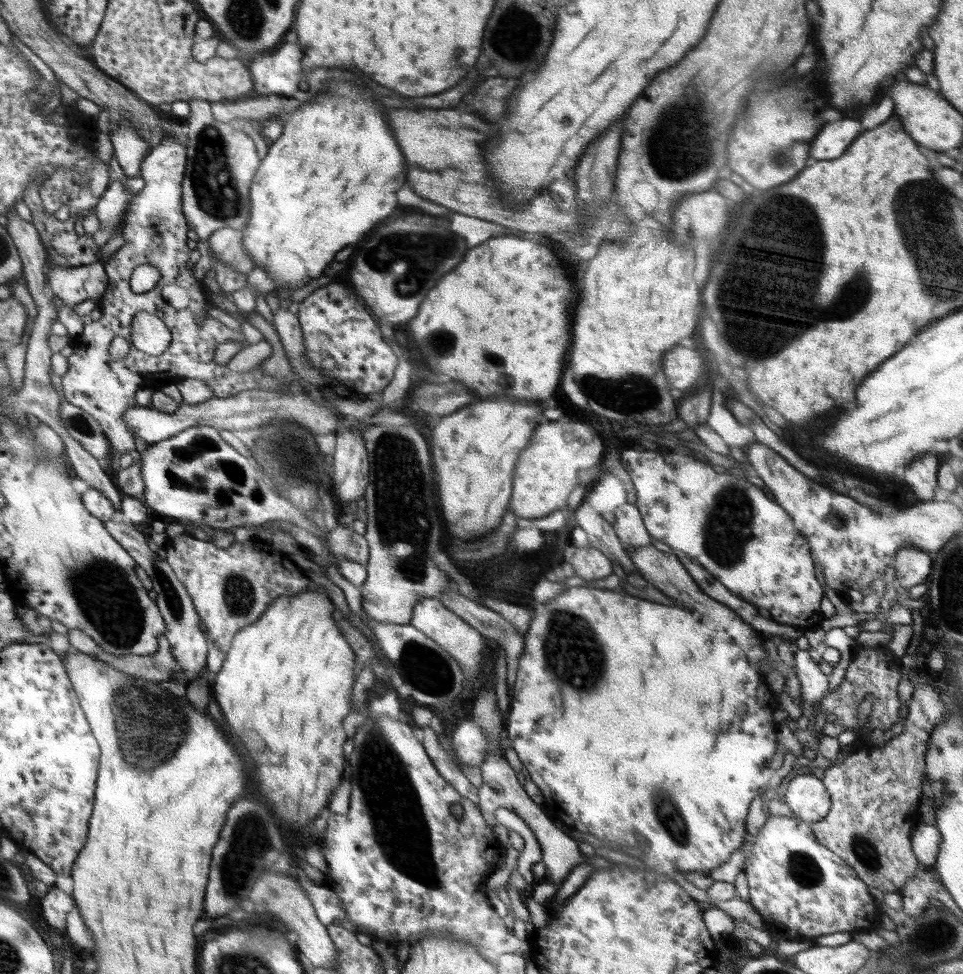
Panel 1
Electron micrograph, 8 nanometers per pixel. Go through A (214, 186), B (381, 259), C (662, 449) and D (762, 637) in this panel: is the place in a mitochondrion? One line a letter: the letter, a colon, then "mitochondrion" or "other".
A: mitochondrion
B: mitochondrion
C: other
D: other

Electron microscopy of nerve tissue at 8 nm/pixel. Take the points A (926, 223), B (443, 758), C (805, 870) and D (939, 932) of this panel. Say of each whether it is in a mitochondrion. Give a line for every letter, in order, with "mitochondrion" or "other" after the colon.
A: mitochondrion
B: other
C: mitochondrion
D: mitochondrion

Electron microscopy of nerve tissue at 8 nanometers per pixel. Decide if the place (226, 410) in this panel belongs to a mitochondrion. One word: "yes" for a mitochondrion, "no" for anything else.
no

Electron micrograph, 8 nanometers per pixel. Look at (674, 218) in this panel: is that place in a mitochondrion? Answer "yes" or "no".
no

